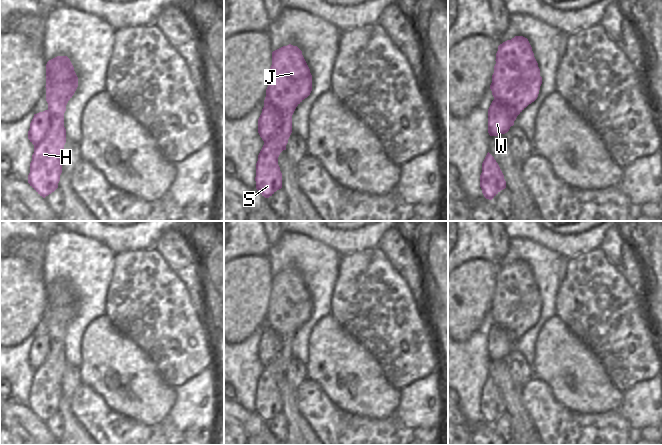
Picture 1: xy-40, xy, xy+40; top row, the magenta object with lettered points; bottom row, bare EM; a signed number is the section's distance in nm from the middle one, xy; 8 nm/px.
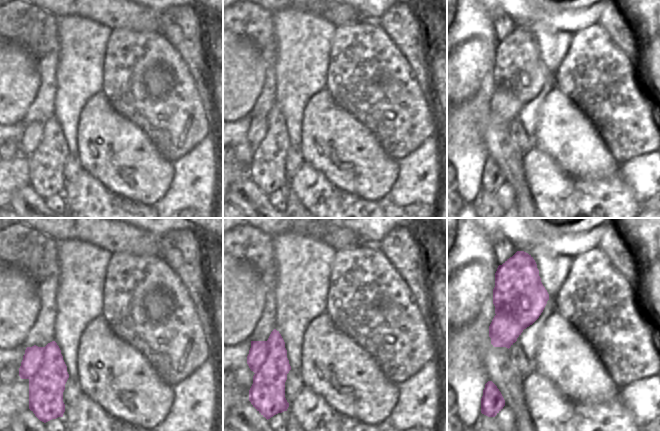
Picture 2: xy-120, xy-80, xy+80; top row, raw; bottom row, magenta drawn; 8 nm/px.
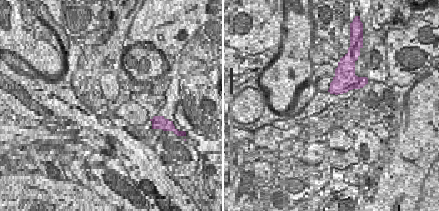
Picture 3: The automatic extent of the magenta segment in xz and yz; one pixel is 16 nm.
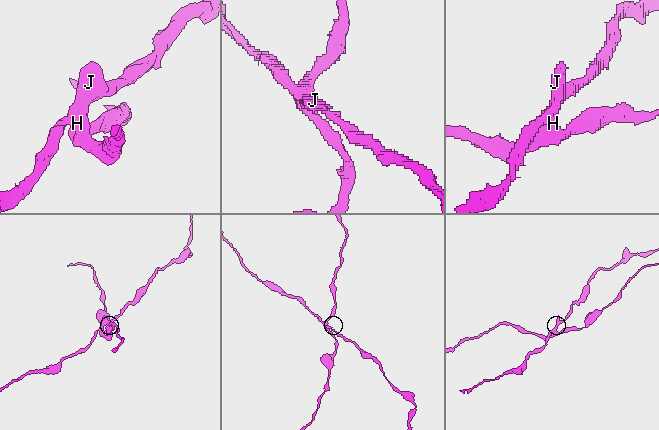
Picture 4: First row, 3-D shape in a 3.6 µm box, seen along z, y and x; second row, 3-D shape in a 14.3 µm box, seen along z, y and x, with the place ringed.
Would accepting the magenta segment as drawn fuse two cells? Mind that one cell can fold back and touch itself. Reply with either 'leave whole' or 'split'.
split

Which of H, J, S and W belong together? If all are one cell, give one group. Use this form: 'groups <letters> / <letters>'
groups H J S / W

